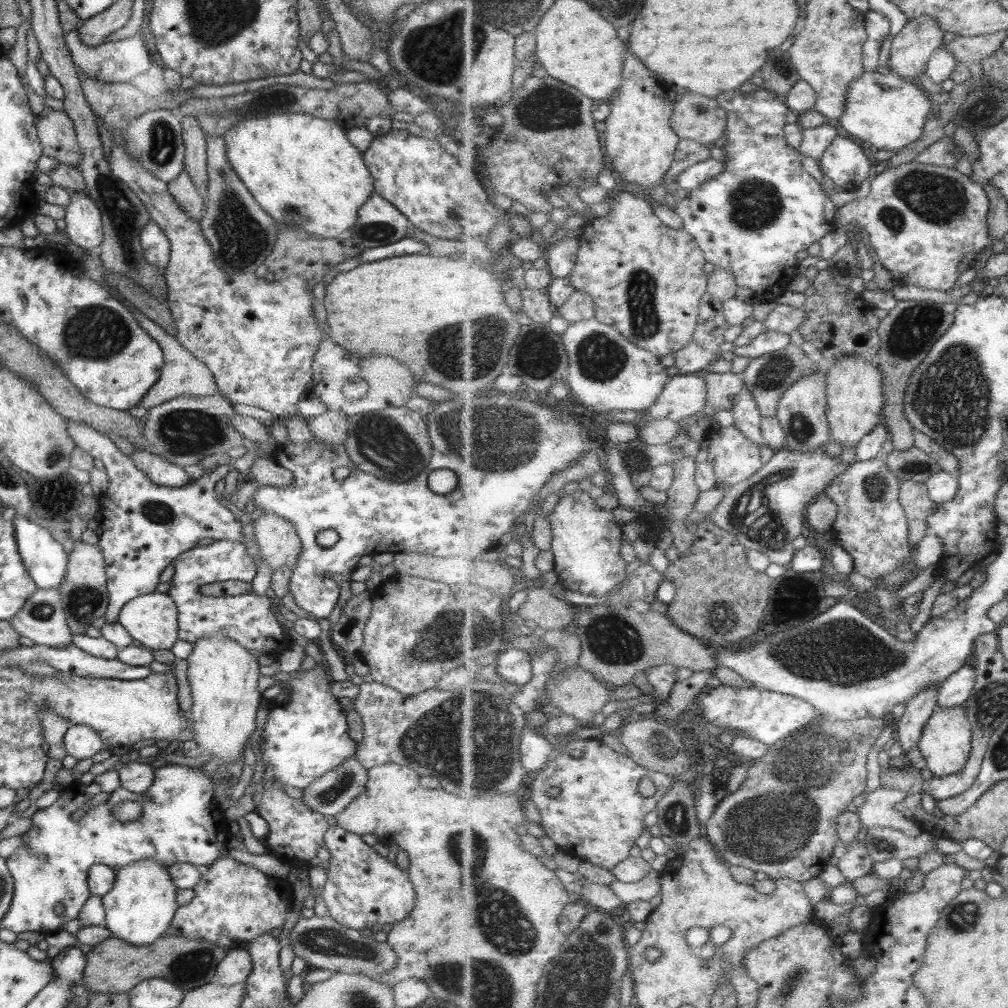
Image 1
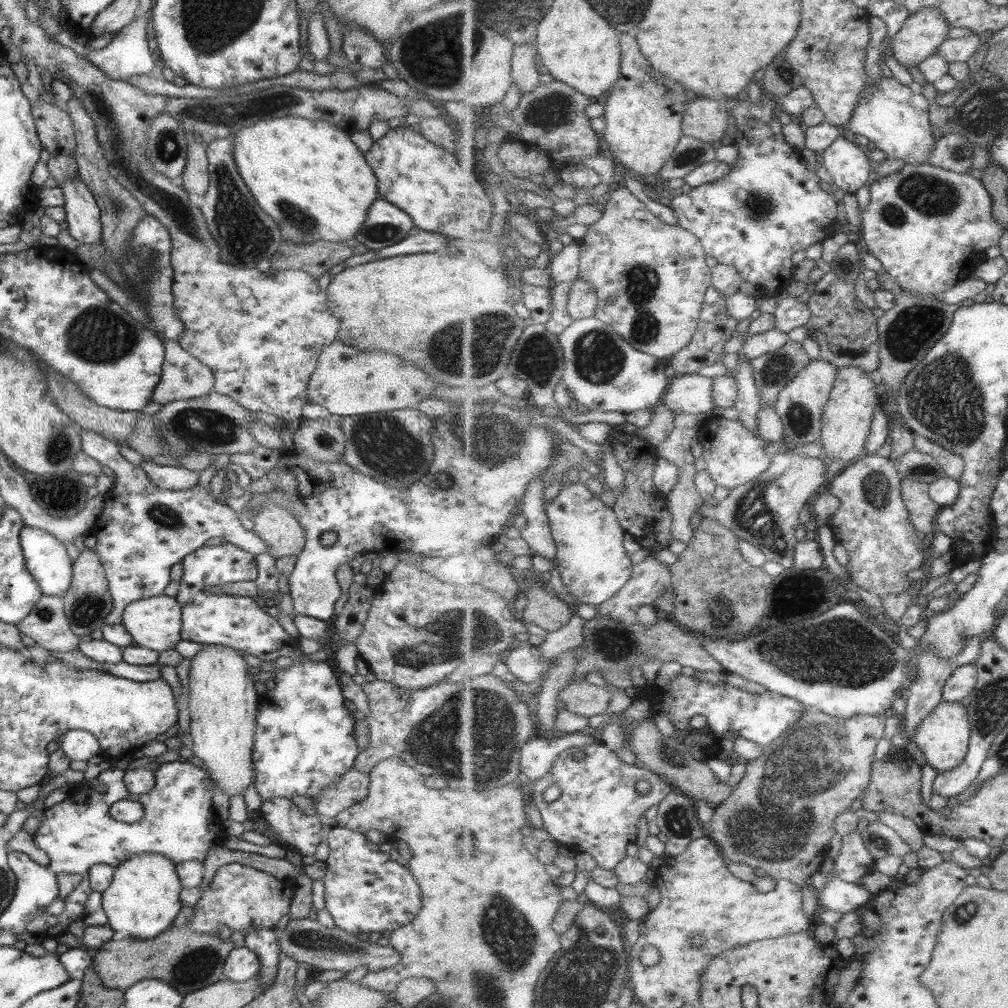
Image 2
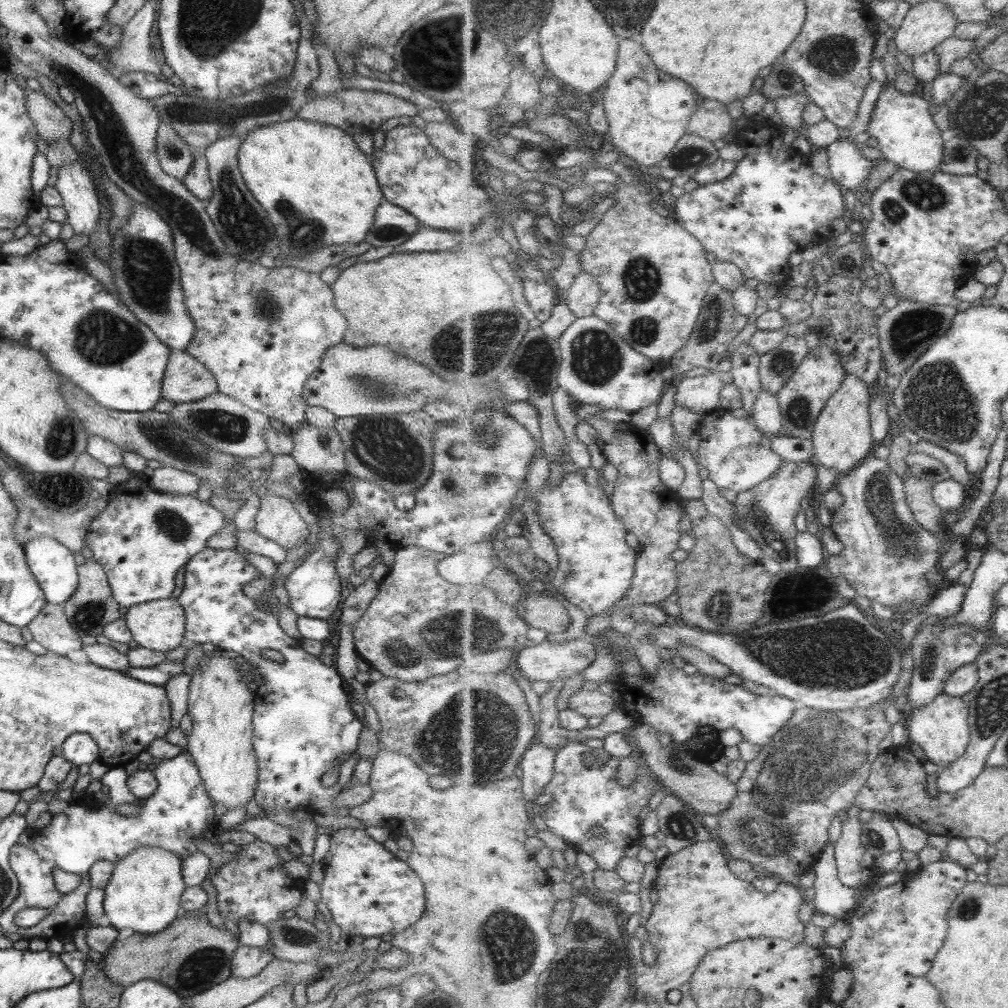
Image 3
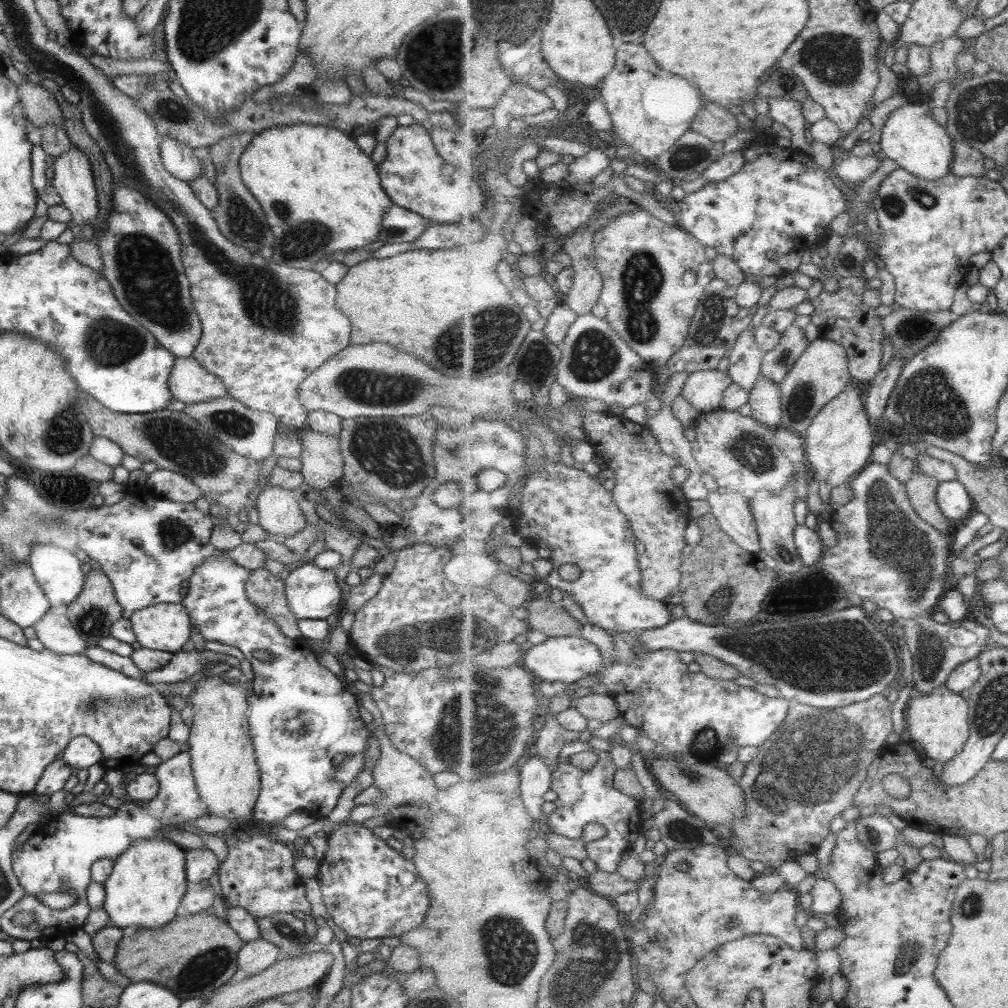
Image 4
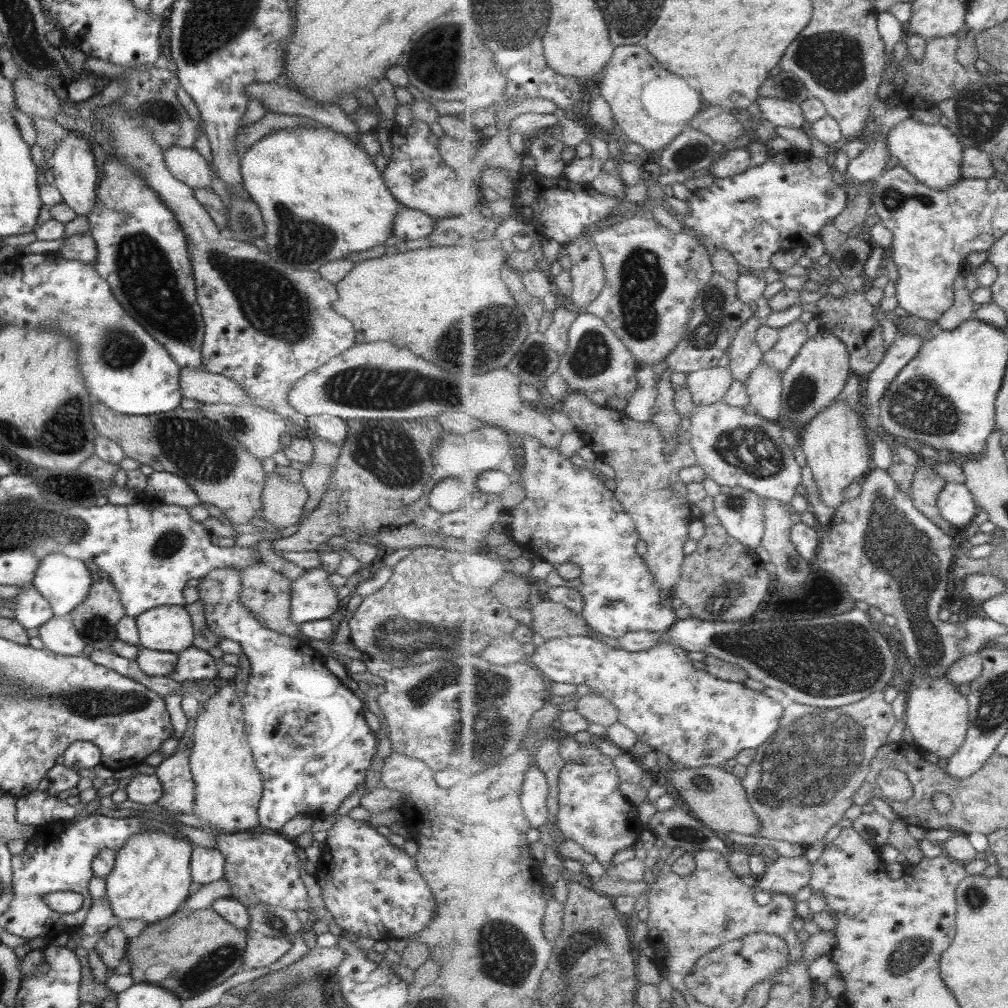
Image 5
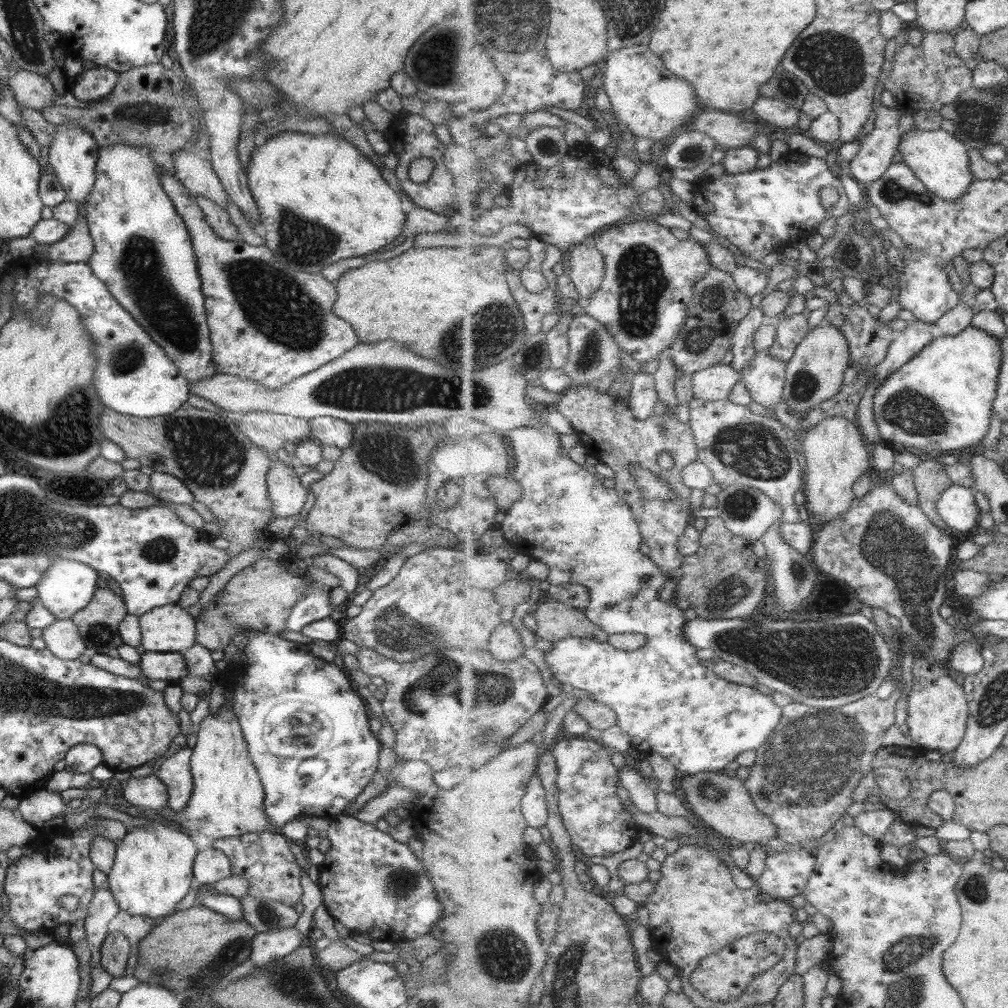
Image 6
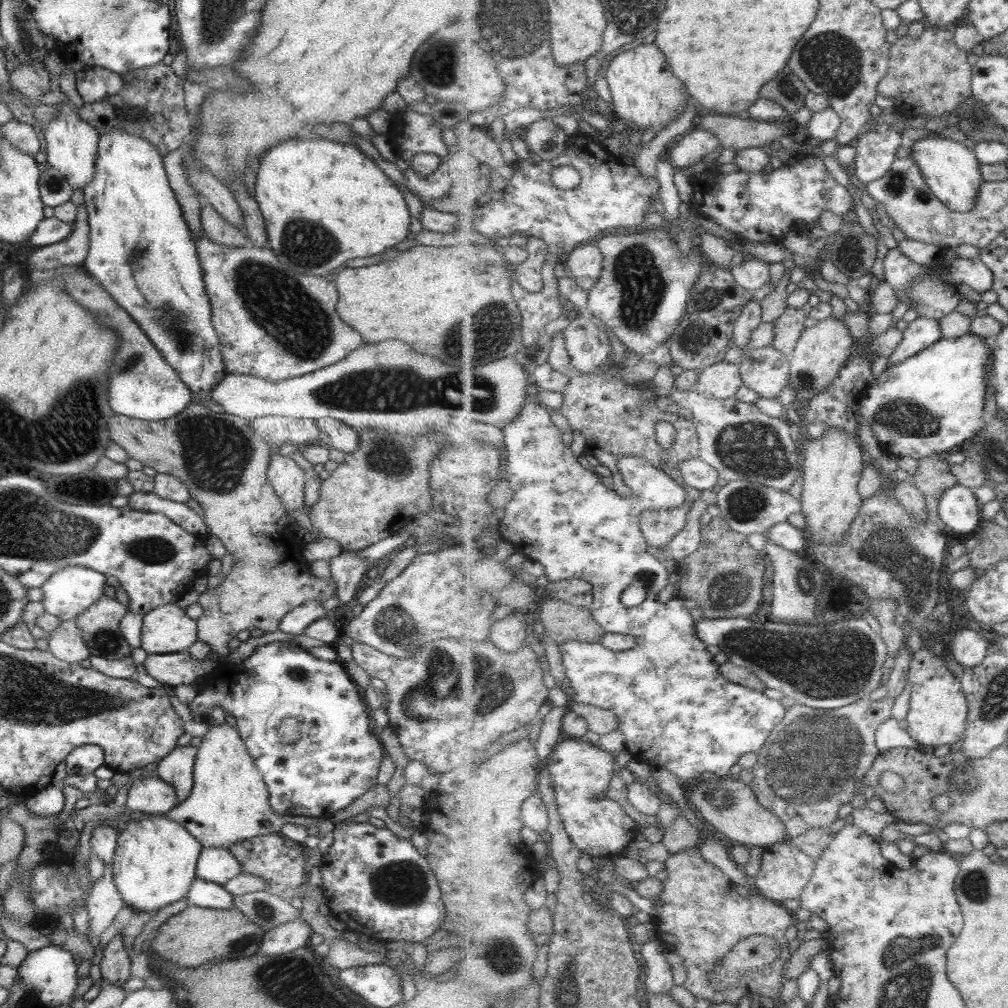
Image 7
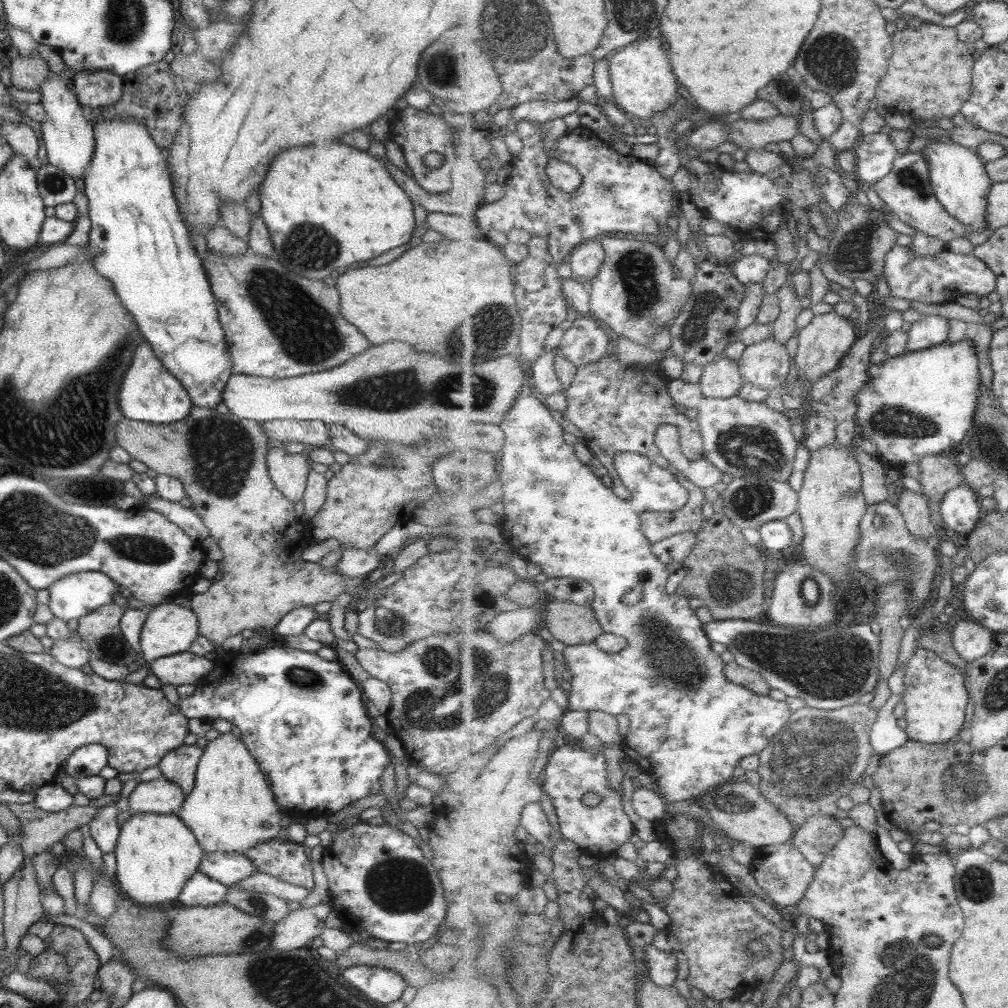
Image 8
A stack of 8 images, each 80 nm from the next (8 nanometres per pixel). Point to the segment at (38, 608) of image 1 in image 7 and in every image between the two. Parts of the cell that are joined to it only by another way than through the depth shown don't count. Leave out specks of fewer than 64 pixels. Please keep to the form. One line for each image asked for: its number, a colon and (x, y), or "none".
2: (45, 623)
3: (50, 628)
4: (53, 630)
5: (57, 635)
6: (61, 637)
7: (64, 642)

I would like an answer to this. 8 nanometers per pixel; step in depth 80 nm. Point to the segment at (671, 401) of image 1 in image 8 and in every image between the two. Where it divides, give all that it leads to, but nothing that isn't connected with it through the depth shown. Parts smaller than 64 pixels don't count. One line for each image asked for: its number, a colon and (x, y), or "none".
2: (687, 394)
3: (702, 394)
4: (705, 389)
5: (708, 386)
6: (715, 383)
7: (723, 380)
8: (722, 378)

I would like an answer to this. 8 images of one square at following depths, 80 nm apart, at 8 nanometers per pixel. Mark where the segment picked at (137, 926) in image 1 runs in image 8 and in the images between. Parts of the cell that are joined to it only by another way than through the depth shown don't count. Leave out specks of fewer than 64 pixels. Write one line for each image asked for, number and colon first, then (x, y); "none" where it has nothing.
2: (142, 900)
3: (143, 893)
4: (147, 882)
5: (149, 881)
6: (152, 870)
7: (154, 861)
8: (155, 854)

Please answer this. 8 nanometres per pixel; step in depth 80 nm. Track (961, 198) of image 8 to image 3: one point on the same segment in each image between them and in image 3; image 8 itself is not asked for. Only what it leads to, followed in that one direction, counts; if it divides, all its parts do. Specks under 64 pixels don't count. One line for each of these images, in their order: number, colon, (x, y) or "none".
3: (907, 135)
4: (910, 137)
5: (934, 154)
6: (940, 158)
7: (952, 169)

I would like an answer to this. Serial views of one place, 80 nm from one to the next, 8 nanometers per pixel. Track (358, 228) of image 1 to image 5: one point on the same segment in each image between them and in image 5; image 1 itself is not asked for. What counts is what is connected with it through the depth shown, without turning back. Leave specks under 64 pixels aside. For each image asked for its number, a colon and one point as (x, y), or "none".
2: (384, 224)
3: (391, 225)
4: (398, 224)
5: (408, 224)

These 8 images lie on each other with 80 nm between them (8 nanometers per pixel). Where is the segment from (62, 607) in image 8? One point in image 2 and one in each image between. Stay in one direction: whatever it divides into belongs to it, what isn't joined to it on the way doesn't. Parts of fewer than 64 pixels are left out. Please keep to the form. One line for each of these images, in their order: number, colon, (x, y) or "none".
2: (45, 558)
3: (52, 564)
4: (57, 571)
5: (62, 581)
6: (66, 586)
7: (68, 591)

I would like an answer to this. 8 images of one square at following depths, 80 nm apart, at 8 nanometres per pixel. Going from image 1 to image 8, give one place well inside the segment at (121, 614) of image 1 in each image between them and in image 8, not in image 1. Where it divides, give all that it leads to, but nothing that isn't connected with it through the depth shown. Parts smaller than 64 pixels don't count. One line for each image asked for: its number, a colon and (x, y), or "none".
2: (154, 623)
3: (158, 625)
4: (165, 627)
5: (165, 628)
6: (166, 629)
7: (166, 629)
8: (168, 629)

